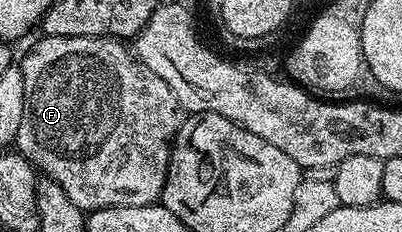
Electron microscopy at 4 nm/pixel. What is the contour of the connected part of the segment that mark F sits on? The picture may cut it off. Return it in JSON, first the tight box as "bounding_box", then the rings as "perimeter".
{"bounding_box":[16,36,183,212],"perimeter":[[[41,36],[19,62],[25,99],[16,149],[86,212],[112,206],[154,205],[165,187],[173,140],[183,121],[181,105],[167,80],[159,80],[125,46],[124,41],[111,37]]]}

